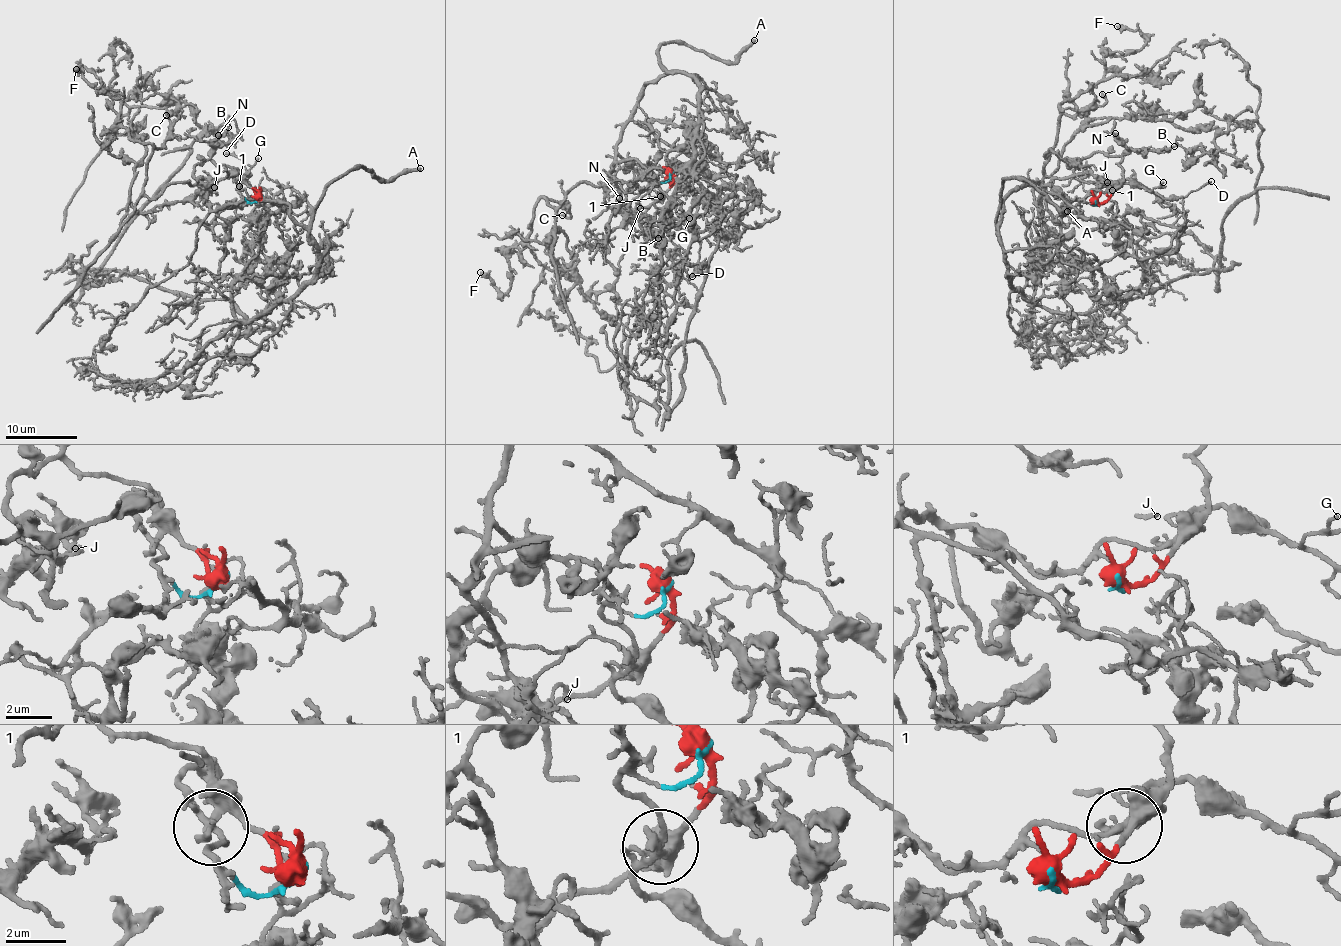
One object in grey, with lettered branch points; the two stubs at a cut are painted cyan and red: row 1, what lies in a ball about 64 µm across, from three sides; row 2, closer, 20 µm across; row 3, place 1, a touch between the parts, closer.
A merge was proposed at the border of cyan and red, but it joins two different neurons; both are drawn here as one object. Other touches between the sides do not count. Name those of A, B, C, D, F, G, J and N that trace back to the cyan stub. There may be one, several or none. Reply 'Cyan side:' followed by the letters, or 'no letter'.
Cyan side: A, D, G, J

